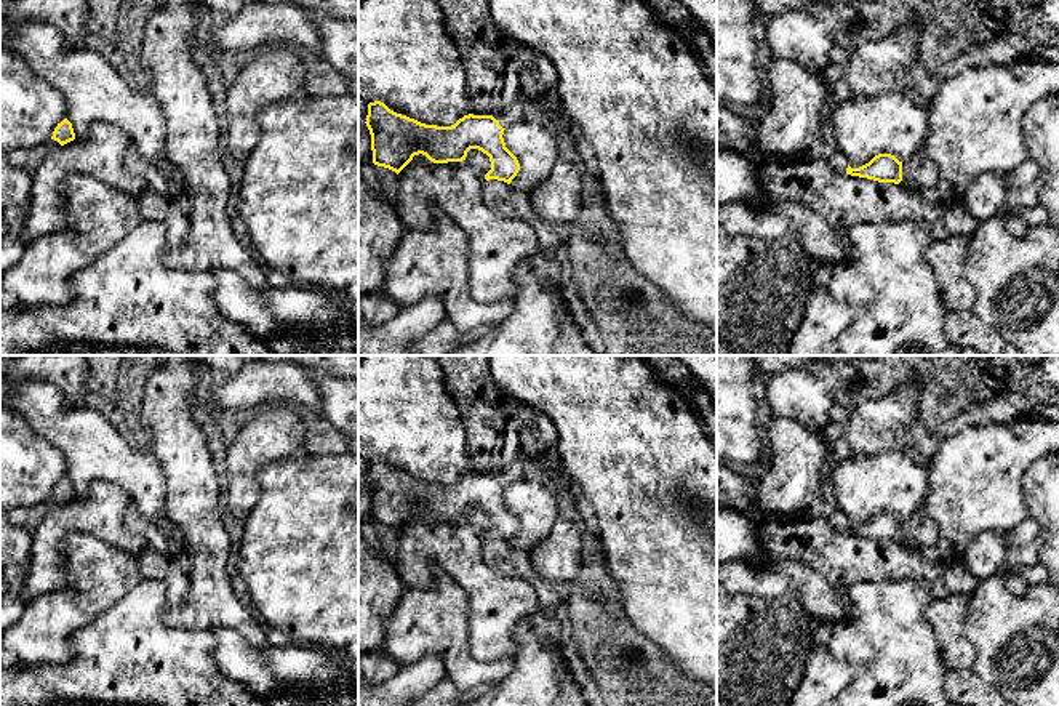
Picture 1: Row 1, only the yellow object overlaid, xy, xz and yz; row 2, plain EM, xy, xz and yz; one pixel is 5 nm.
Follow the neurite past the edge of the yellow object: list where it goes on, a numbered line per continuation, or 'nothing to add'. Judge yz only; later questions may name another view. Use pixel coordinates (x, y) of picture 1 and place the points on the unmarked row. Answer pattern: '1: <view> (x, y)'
1: yz (919, 527)

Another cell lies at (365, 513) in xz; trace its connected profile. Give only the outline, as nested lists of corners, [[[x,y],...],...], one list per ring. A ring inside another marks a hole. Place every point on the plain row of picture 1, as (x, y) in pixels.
[[[358,456],[358,527],[373,522],[371,493],[366,485],[368,461]]]

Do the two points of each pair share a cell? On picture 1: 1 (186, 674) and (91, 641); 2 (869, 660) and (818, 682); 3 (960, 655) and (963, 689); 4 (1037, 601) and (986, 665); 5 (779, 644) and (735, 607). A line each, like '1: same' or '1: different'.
1: same
2: different
3: different
4: same
5: same

